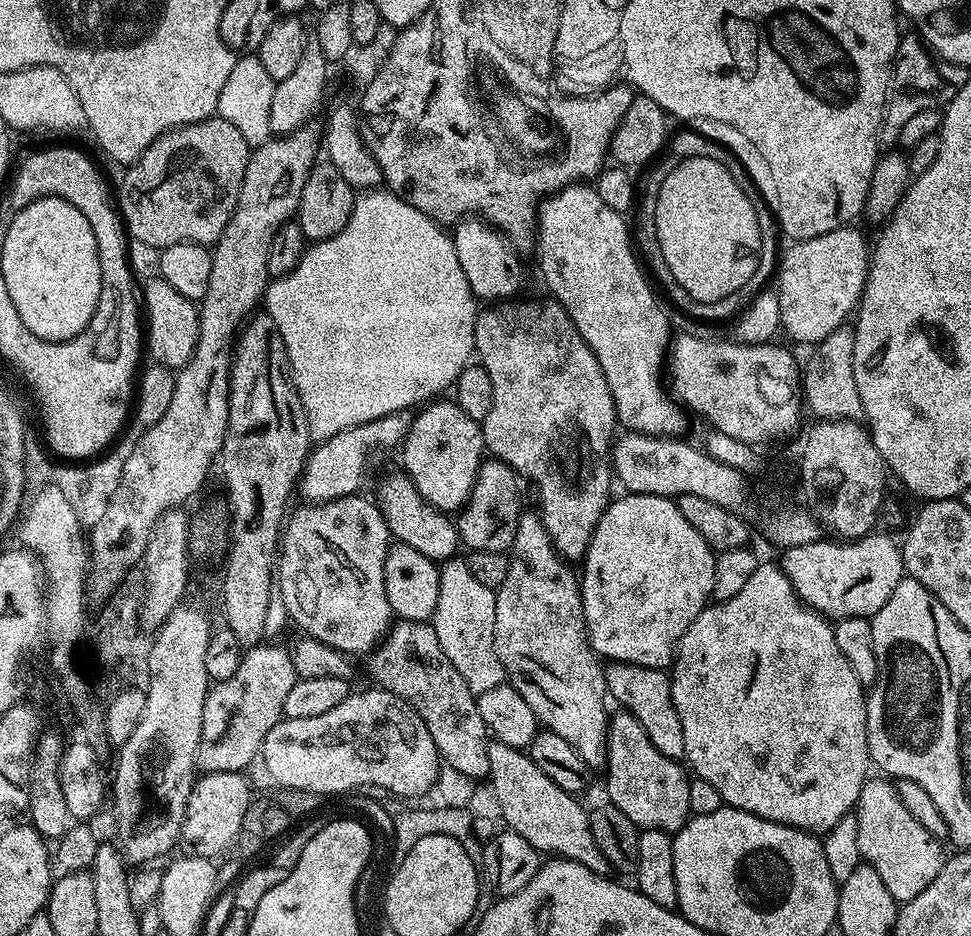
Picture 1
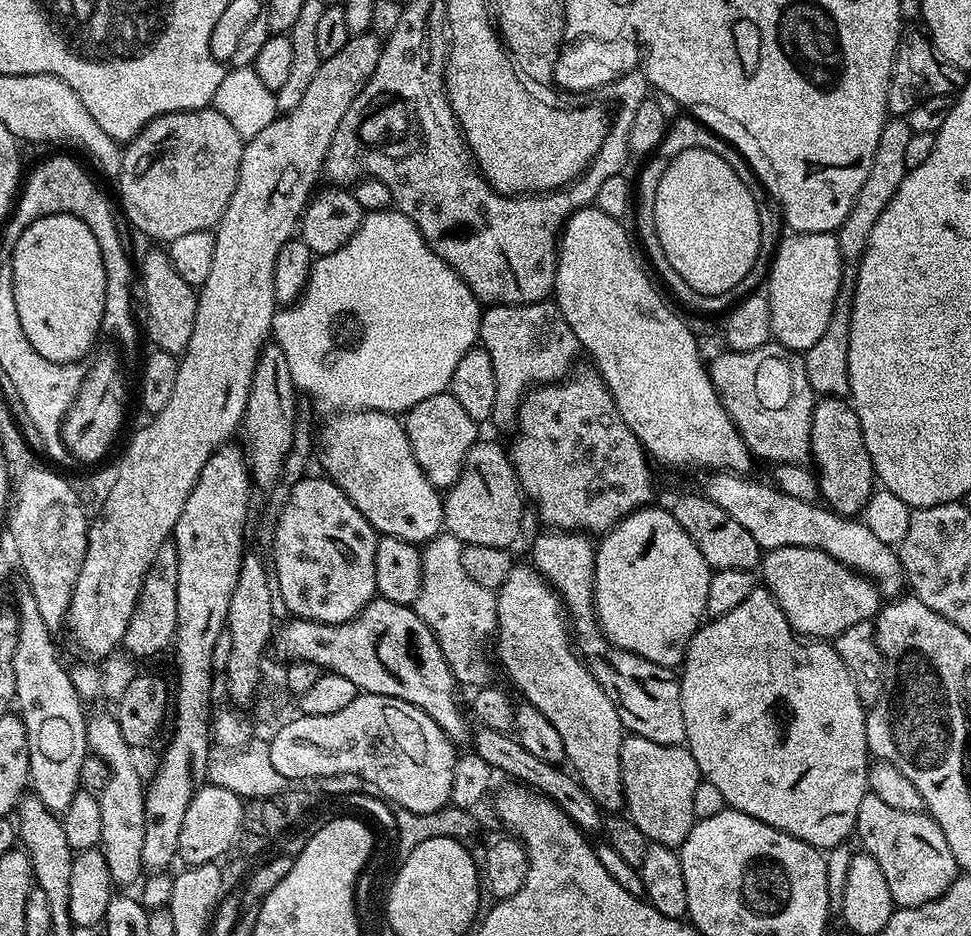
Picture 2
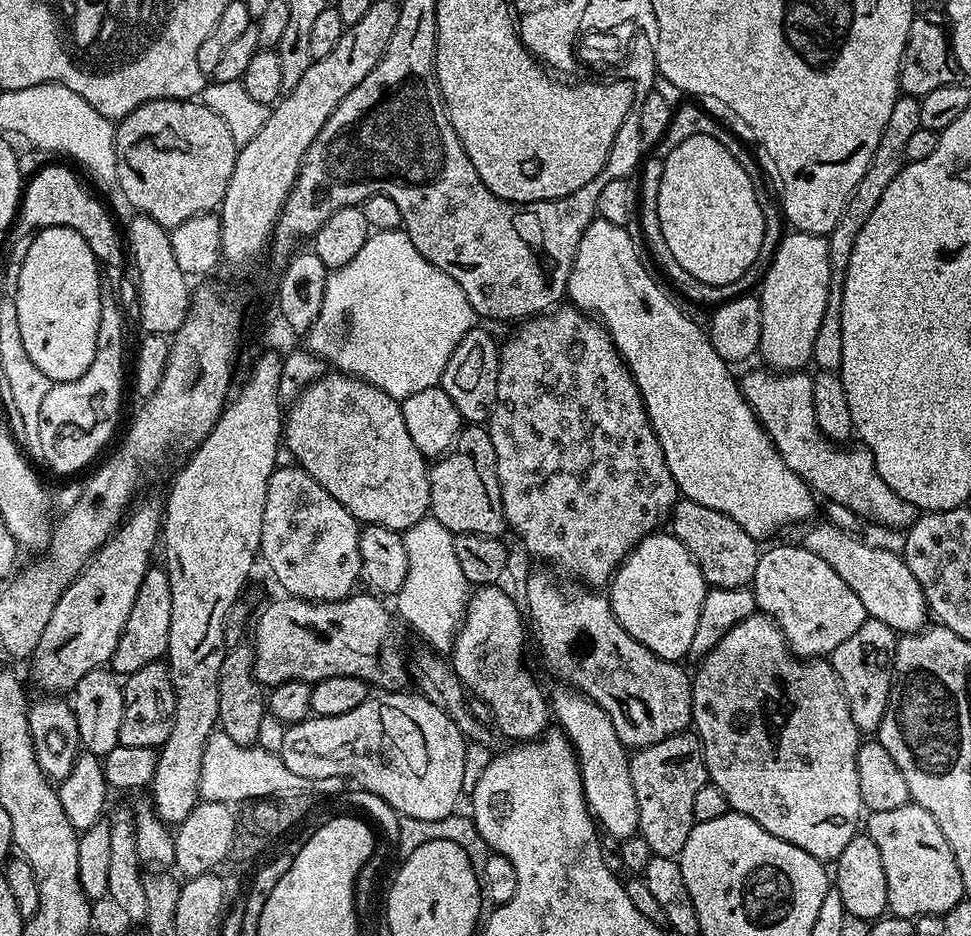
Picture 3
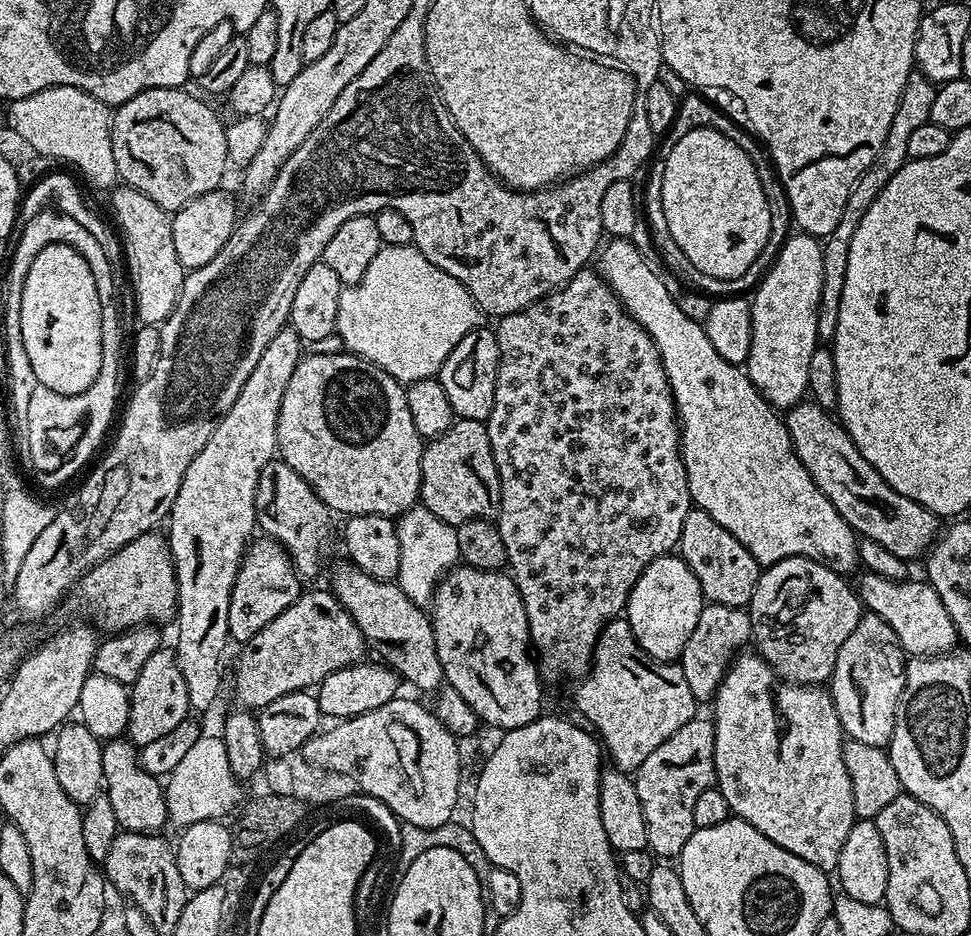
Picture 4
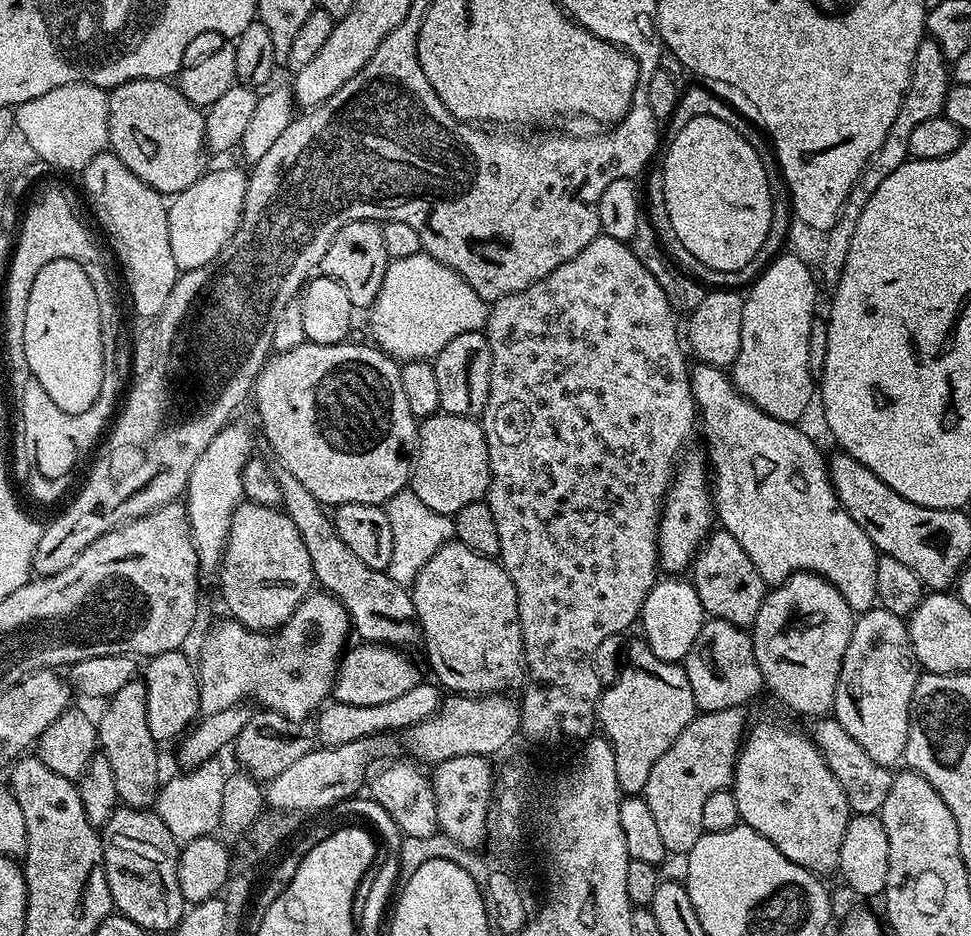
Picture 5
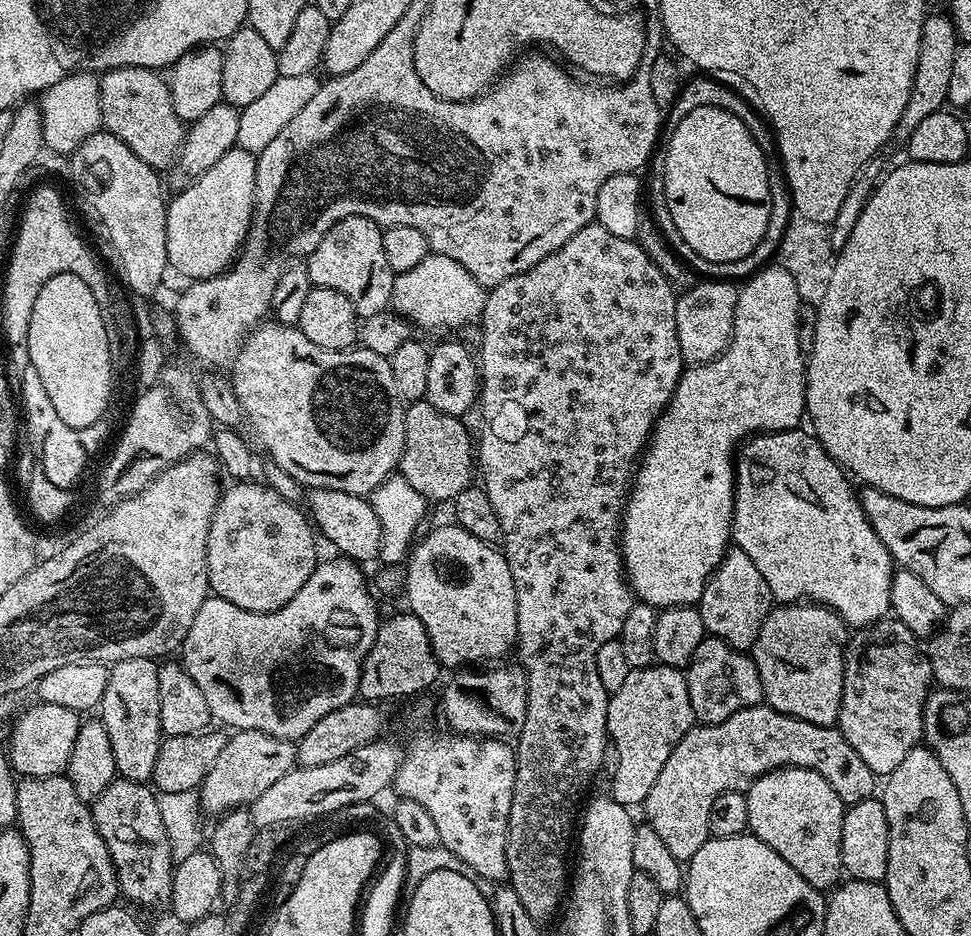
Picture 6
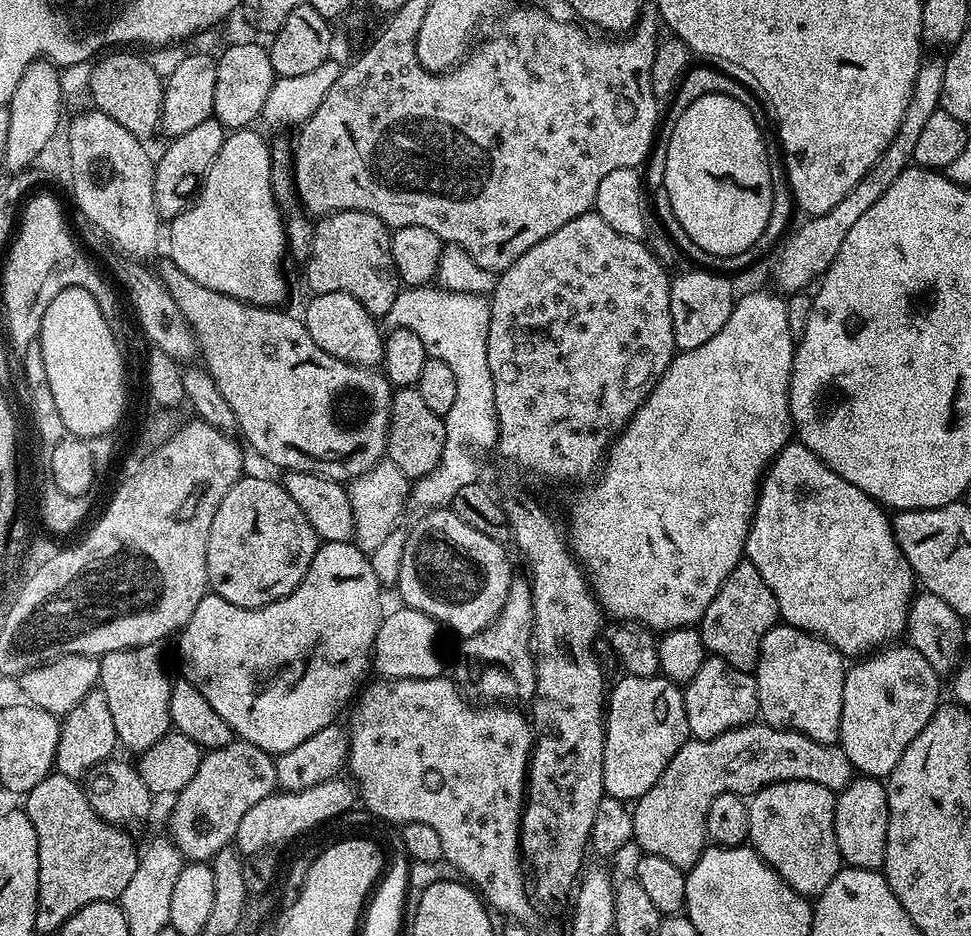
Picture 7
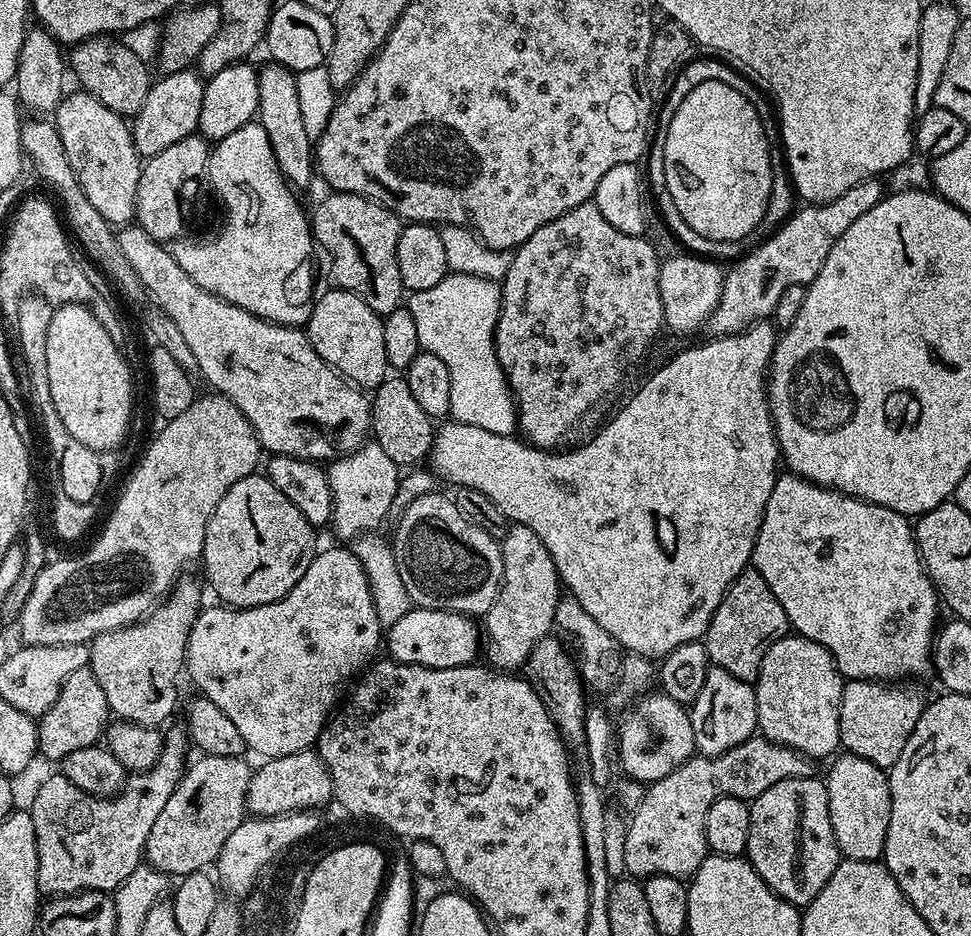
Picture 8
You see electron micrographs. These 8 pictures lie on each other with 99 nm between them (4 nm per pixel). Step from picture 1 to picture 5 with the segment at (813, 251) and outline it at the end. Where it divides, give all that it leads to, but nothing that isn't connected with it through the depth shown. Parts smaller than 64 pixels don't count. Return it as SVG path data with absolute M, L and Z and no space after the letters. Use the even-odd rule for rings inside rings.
M780 256L769 263L768 267L752 281L750 291L744 296L742 306L742 342L740 353L730 369L730 379L758 410L770 414L787 424L796 424L804 416L808 403L814 400L814 374L808 365L810 350L810 322L817 315L816 284L817 277L808 269L804 260L796 256Z

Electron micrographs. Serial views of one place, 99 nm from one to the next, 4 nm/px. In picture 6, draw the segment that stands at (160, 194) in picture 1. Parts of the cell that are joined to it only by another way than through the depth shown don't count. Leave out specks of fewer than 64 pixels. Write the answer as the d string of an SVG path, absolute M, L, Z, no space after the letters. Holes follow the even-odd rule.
M111 68L100 76L101 125L117 136L142 162L154 169L171 169L184 145L185 121L178 118L169 81L150 68Z

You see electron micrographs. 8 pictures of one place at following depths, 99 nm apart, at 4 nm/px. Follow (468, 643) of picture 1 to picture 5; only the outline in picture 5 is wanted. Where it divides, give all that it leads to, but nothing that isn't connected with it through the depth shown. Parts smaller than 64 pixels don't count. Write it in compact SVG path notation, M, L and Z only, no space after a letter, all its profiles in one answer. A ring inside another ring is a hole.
M410 490L394 494L394 498L387 502L386 511L390 518L390 530L394 534L394 551L390 554L386 571L390 578L394 578L394 582L411 586L418 578L422 566L426 566L426 562L438 554L443 544L455 537L456 525L453 517L430 510L430 506L426 506L426 502L422 502L422 498Z

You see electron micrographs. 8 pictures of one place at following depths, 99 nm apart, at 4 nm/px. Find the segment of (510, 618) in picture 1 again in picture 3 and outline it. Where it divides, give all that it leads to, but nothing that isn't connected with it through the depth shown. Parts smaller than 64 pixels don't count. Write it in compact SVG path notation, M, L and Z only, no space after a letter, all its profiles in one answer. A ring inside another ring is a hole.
M559 686L550 692L550 712L558 723L559 731L565 732L572 749L576 751L576 765L580 767L584 800L597 825L618 841L637 835L638 804L634 798L634 782L630 782L630 752L618 738L610 714L602 710L588 696L583 696L571 686Z

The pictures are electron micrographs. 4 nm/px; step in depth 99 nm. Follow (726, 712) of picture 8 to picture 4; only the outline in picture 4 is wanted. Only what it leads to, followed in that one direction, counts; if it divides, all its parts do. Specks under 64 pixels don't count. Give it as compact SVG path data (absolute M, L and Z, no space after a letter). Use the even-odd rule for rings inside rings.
M705 603L702 614L698 614L698 626L694 626L694 634L690 634L690 642L686 642L678 661L682 674L686 674L690 694L694 694L698 702L708 702L715 697L728 667L743 649L740 647L751 640L752 623L745 609Z

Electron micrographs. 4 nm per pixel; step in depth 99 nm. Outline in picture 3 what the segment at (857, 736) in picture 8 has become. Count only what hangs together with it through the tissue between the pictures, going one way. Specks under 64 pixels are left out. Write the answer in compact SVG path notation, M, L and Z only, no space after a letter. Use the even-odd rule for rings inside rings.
M869 618L842 642L842 646L832 651L832 669L840 675L840 684L850 706L850 718L854 718L854 726L858 726L861 733L875 733L882 722L882 714L886 714L892 693L892 651L896 649L897 639L897 633L886 626L886 622Z

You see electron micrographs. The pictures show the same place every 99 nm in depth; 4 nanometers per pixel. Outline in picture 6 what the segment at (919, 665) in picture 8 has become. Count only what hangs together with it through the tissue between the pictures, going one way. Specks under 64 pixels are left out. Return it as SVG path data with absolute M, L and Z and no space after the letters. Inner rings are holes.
M803 427L791 428L785 432L766 432L757 434L744 441L738 449L736 458L736 493L734 494L734 518L732 519L732 540L735 547L750 554L750 562L766 578L766 586L770 586L770 594L777 605L795 604L797 602L811 602L822 604L831 608L844 619L845 624L852 630L863 630L869 624L877 624L889 615L892 603L890 602L890 586L892 585L892 573L894 561L892 556L882 546L882 538L874 534L874 526L866 518L866 514L860 505L860 497L857 489L852 489L853 481L849 479L843 468L826 454L826 450L820 444L820 439L812 435L811 431Z

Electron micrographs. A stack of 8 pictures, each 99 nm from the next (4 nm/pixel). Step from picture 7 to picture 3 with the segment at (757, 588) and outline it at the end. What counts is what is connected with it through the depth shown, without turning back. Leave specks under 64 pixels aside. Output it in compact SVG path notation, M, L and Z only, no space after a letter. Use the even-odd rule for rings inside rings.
M680 498L672 508L670 531L679 538L682 546L686 546L686 550L690 550L694 562L698 562L698 570L702 570L702 578L711 587L743 588L751 585L761 549L758 541L746 534L734 518L708 505Z

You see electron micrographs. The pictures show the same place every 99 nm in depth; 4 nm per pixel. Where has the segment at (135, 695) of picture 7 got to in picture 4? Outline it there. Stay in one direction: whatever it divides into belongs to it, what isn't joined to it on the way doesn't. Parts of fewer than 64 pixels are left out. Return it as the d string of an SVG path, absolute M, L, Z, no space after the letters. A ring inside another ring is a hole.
M127 738L110 739L102 747L103 791L114 806L123 831L140 833L159 833L164 824L169 823L165 785L140 765L140 753L135 744Z

